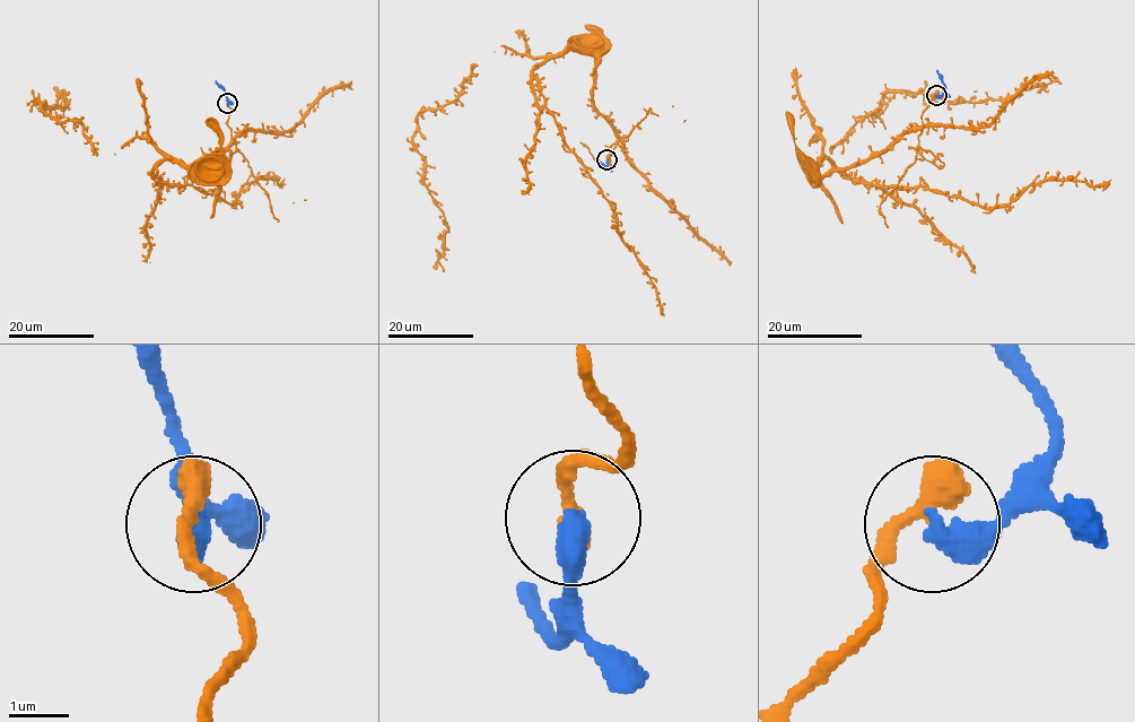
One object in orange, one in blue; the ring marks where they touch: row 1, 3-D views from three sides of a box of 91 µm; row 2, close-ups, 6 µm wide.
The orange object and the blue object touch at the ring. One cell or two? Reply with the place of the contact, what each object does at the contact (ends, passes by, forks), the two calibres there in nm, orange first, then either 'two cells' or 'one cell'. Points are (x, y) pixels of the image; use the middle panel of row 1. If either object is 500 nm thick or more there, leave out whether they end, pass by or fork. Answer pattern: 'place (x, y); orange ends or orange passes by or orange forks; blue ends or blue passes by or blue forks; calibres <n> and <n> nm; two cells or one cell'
place (607, 159); orange ends; blue ends; calibres 440 and 440 nm; two cells

